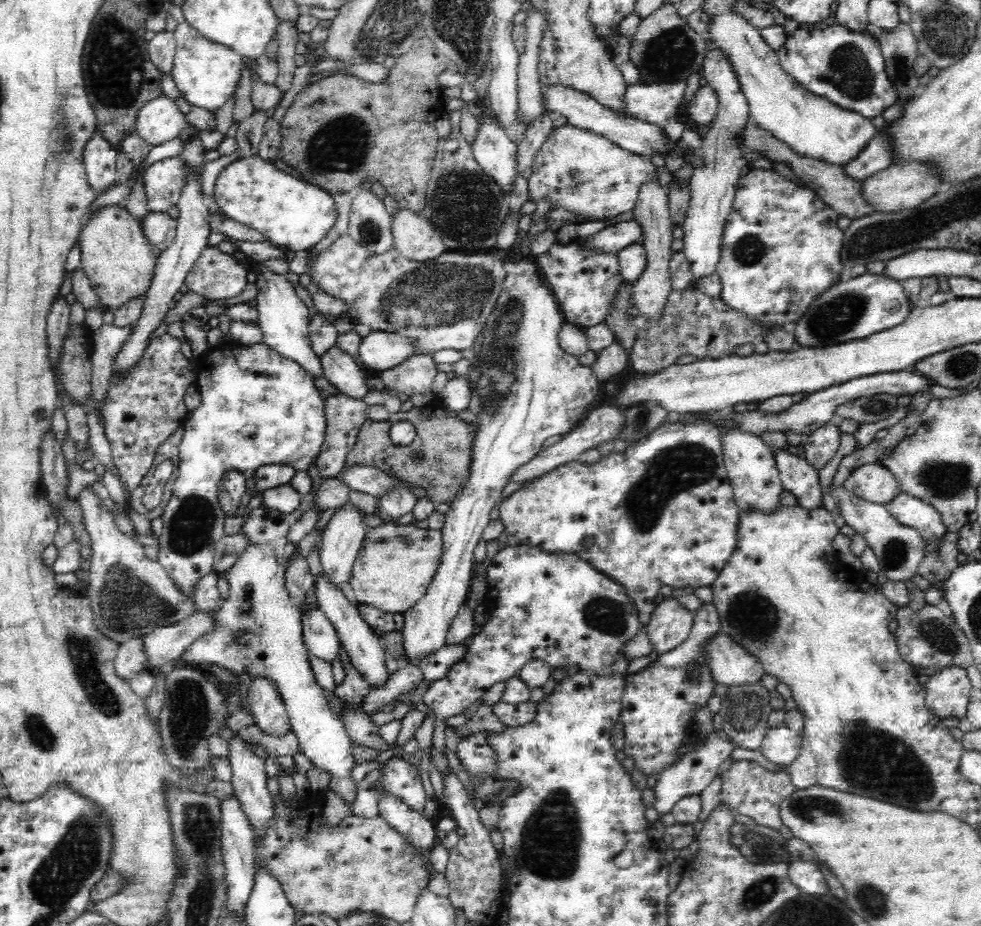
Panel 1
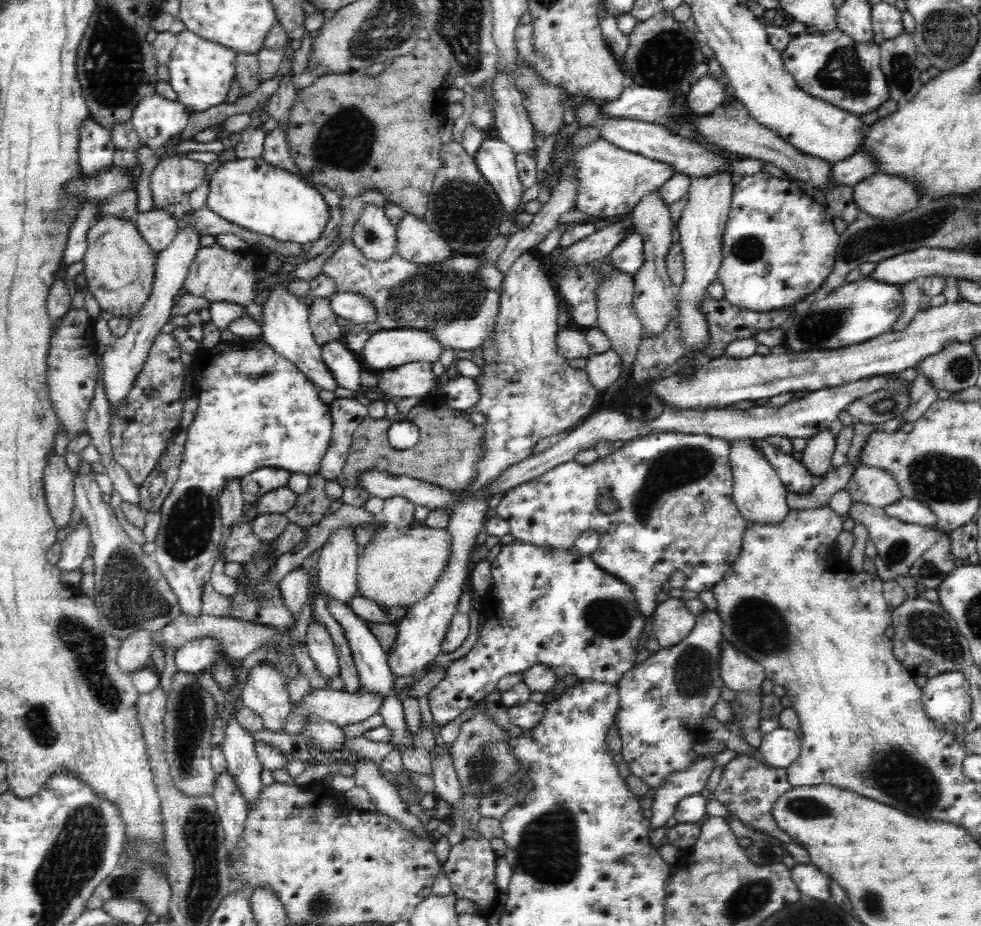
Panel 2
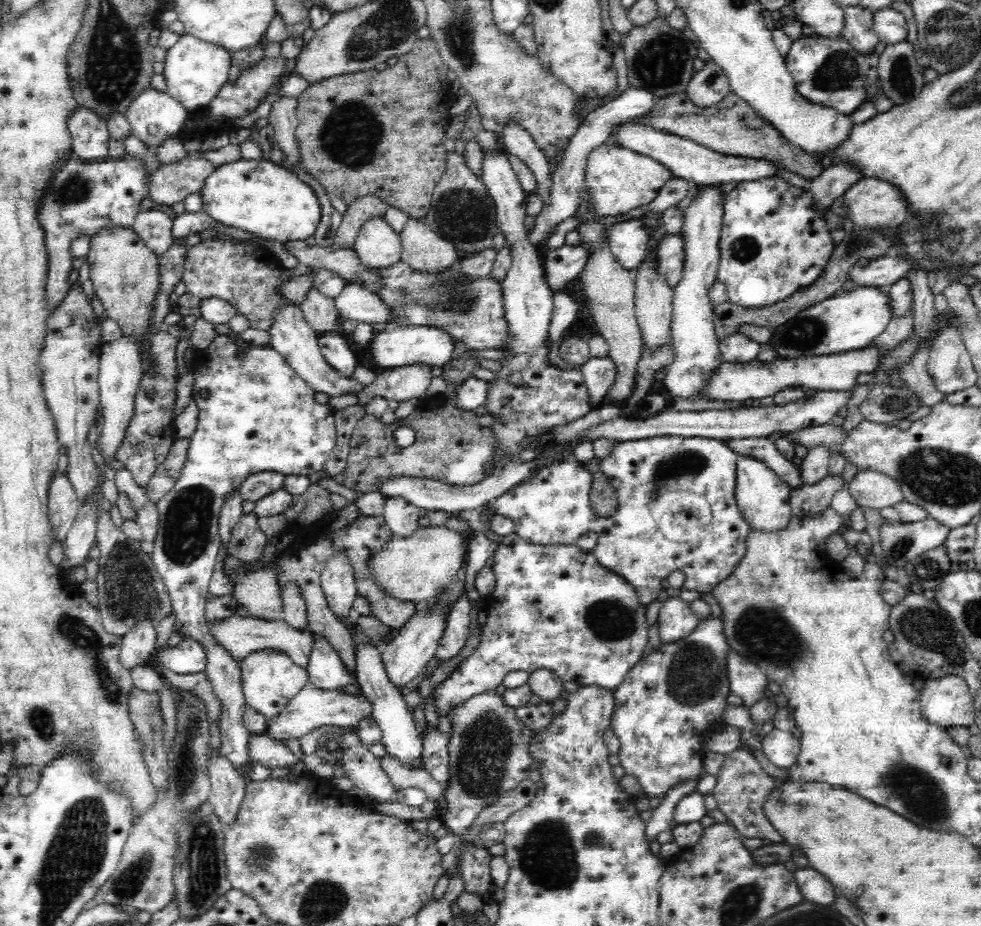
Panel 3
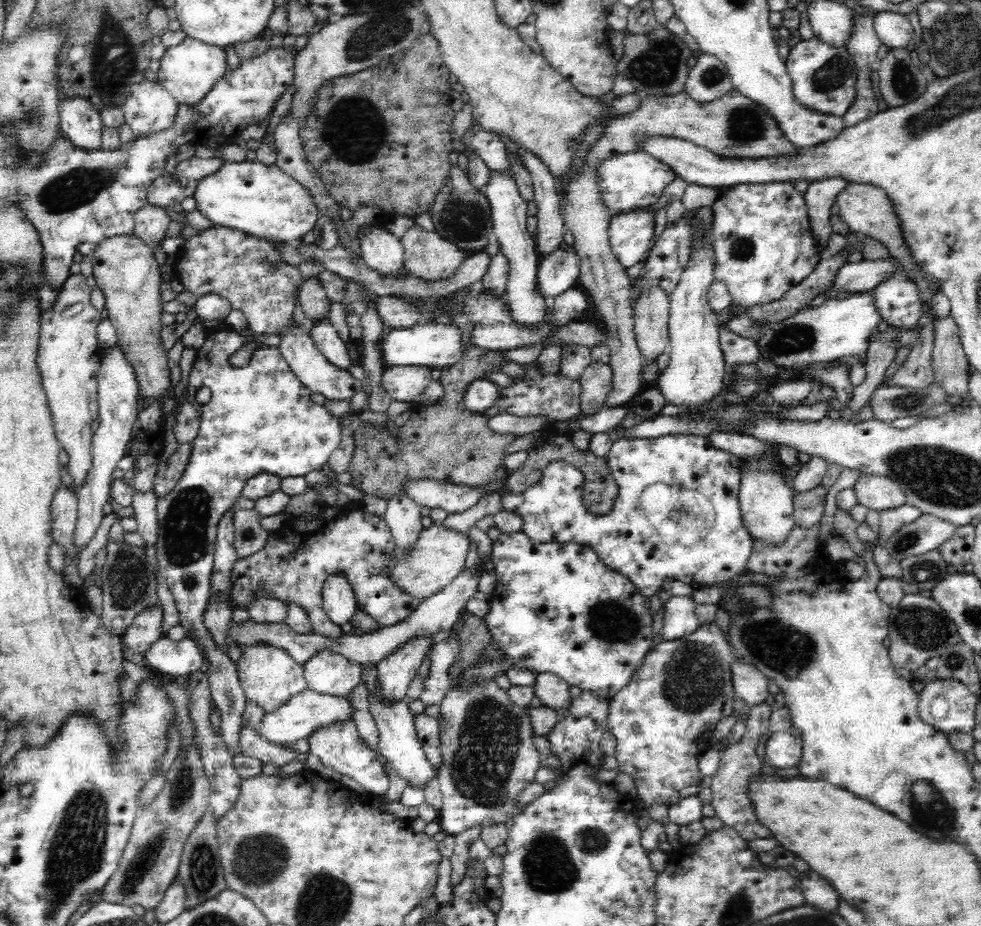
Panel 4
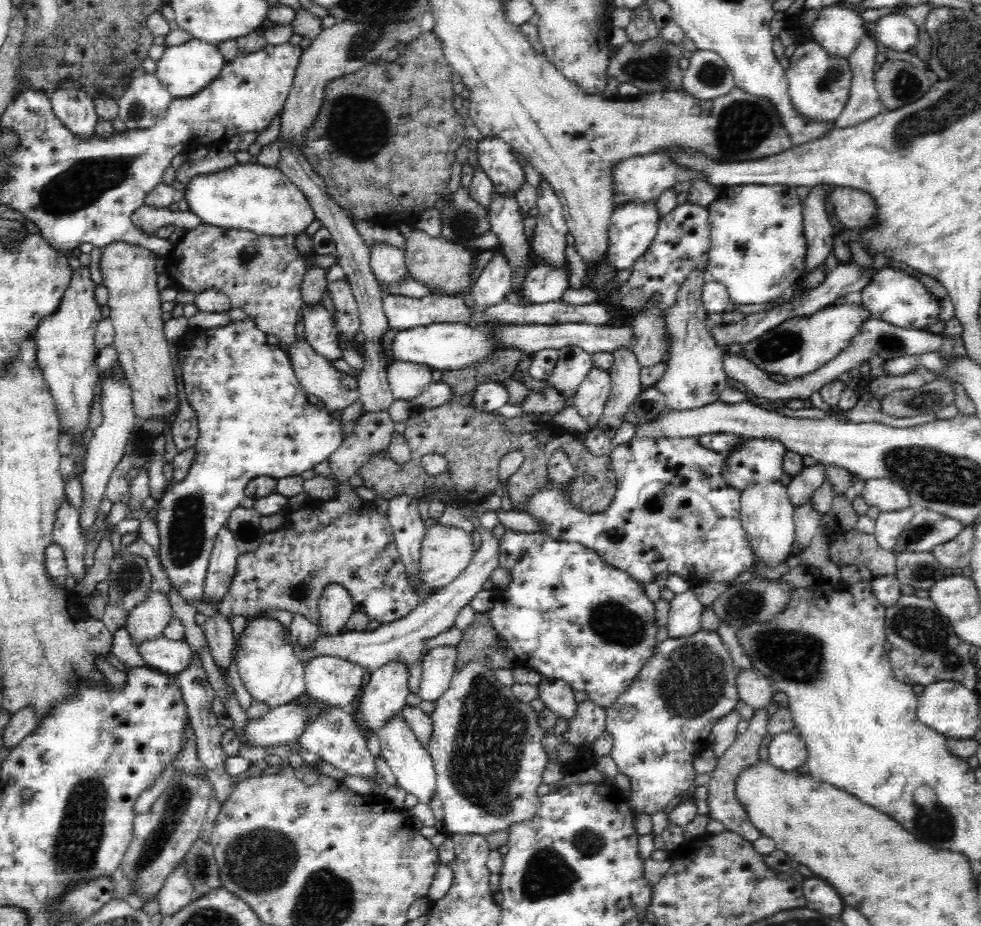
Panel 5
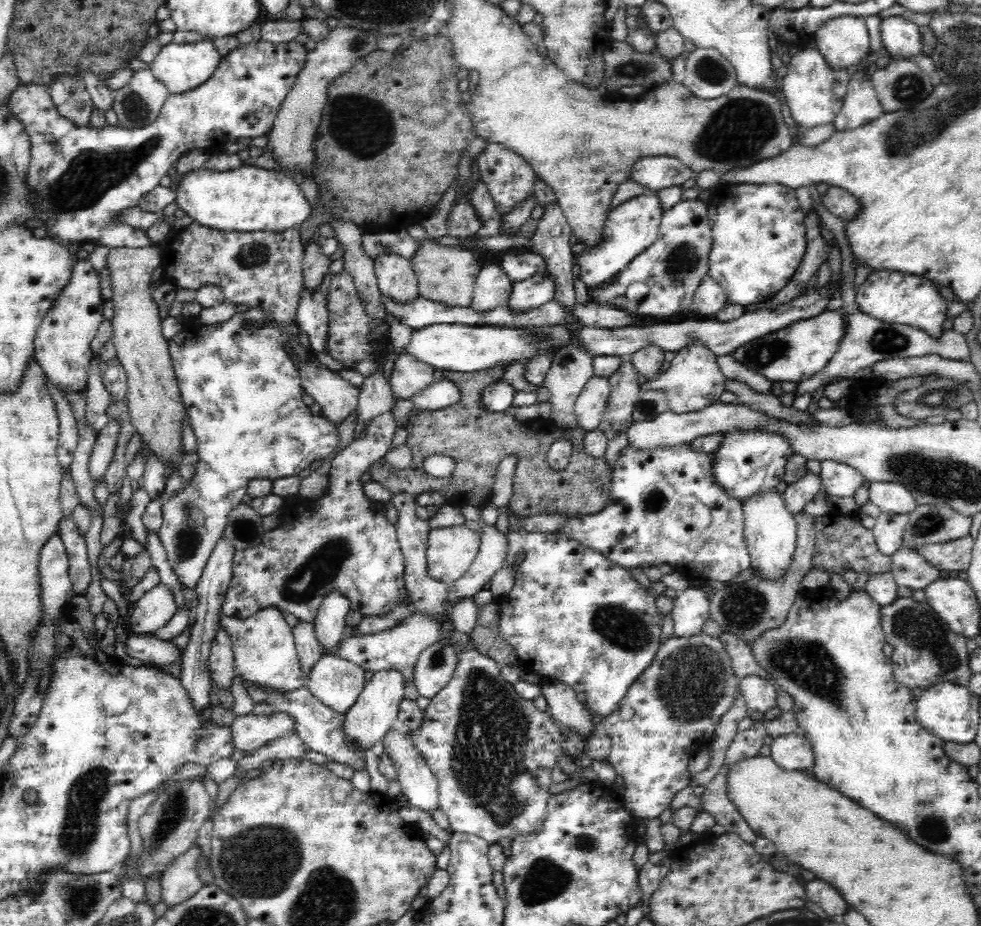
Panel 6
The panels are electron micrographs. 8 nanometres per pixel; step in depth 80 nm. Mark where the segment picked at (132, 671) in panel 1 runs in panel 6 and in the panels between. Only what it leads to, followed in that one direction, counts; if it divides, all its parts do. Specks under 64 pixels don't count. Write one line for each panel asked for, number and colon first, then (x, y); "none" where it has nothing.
2: (134, 654)
3: (138, 643)
4: (146, 628)
5: (147, 619)
6: (155, 607)

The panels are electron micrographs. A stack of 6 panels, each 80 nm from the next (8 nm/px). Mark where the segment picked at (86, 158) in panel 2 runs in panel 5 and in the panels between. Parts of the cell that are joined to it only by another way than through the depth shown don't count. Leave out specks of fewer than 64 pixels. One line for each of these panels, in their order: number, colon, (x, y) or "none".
3: (88, 132)
4: (81, 122)
5: (72, 105)

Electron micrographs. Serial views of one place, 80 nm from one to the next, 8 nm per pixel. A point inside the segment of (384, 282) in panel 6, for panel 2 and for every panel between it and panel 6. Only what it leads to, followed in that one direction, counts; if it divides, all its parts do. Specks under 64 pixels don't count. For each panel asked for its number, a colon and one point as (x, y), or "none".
2: (373, 234)
3: (376, 244)
4: (381, 251)
5: (388, 263)

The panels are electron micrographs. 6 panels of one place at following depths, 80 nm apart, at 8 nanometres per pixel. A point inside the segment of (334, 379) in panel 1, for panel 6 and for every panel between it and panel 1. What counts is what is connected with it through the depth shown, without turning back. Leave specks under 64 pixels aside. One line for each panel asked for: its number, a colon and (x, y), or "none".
2: (343, 364)
3: (334, 347)
4: (325, 337)
5: (320, 334)
6: (312, 316)

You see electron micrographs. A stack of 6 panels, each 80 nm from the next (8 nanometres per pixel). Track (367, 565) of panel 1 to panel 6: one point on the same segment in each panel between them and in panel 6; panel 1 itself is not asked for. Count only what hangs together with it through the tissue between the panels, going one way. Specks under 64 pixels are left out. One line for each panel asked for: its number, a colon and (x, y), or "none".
2: (399, 566)
3: (415, 569)
4: (439, 554)
5: (445, 551)
6: (450, 551)

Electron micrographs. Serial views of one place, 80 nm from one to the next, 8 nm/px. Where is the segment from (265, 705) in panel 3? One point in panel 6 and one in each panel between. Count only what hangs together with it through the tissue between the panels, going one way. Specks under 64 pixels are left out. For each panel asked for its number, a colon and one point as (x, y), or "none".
4: (269, 676)
5: (272, 672)
6: (263, 644)

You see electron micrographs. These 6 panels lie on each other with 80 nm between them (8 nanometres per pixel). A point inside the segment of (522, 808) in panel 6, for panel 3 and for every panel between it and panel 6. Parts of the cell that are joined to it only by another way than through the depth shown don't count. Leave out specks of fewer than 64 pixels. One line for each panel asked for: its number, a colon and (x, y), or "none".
3: (486, 756)
4: (486, 743)
5: (486, 745)

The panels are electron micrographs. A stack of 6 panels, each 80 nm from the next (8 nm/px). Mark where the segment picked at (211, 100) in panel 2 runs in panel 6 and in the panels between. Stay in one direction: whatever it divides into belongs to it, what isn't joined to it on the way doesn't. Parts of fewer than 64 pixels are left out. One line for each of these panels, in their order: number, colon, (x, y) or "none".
3: (194, 71)
4: (188, 71)
5: (185, 69)
6: (180, 67)

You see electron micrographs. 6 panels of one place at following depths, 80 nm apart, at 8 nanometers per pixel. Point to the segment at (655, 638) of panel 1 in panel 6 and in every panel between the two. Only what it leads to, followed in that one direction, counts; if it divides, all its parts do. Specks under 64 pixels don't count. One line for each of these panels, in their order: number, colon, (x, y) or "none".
2: (673, 621)
3: (676, 620)
4: (680, 619)
5: (686, 611)
6: (690, 611)

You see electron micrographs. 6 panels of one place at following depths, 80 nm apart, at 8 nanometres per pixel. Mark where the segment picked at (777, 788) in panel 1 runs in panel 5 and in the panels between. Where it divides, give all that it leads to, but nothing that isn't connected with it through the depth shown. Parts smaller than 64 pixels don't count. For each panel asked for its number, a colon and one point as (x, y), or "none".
2: (747, 789)
3: (741, 785)
4: (738, 762)
5: (723, 806)

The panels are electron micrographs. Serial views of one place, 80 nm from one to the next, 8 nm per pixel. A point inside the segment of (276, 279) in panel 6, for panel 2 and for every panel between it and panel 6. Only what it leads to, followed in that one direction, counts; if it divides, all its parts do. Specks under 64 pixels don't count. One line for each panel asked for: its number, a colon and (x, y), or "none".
2: (221, 275)
3: (247, 275)
4: (249, 271)
5: (262, 274)

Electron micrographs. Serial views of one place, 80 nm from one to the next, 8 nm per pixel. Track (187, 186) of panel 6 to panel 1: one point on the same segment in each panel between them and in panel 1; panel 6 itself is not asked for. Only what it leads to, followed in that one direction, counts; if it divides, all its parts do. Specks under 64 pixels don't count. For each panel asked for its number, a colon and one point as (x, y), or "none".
1: (288, 212)
2: (251, 193)
3: (263, 198)
4: (262, 200)
5: (251, 197)

